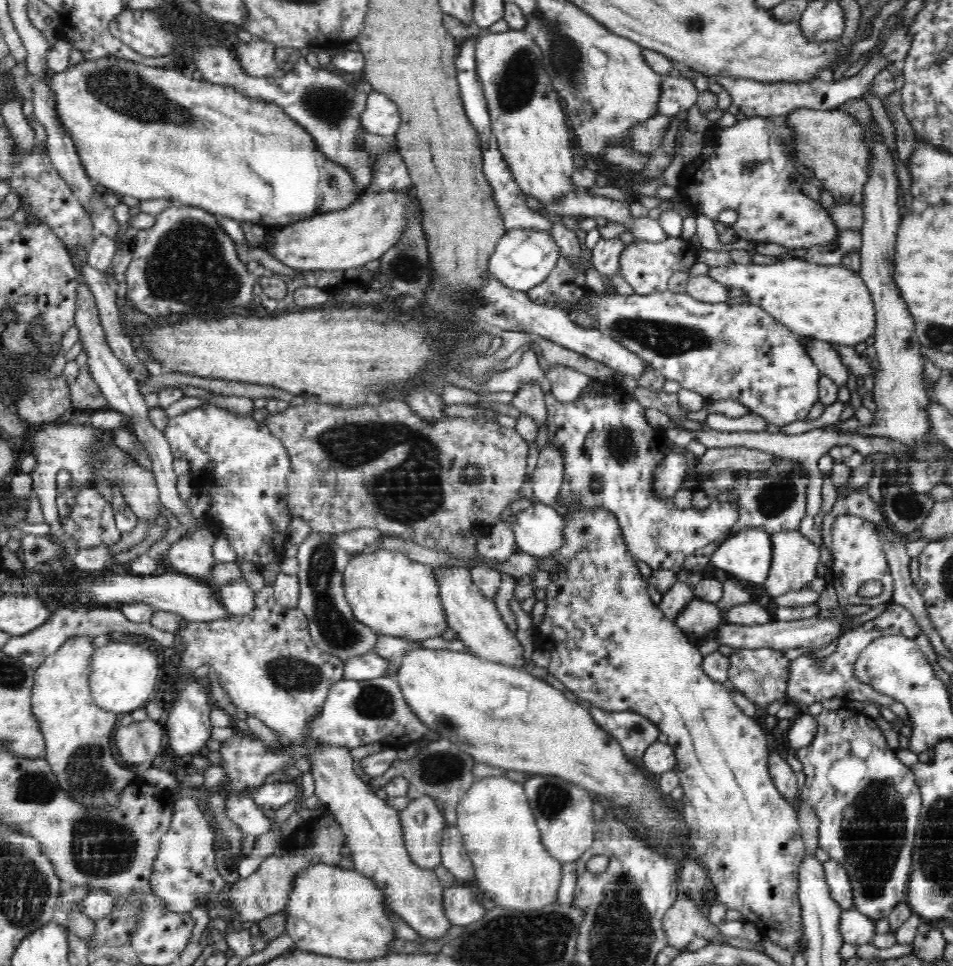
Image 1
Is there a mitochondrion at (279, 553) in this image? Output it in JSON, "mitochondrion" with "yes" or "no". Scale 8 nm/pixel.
{"mitochondrion":"no"}

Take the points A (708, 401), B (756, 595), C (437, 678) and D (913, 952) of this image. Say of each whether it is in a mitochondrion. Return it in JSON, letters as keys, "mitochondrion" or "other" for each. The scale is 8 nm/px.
{"A":"other","B":"other","C":"other","D":"other"}

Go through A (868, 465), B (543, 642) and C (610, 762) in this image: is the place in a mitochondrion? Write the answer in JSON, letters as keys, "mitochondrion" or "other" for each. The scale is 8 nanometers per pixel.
{"A":"other","B":"other","C":"other"}

